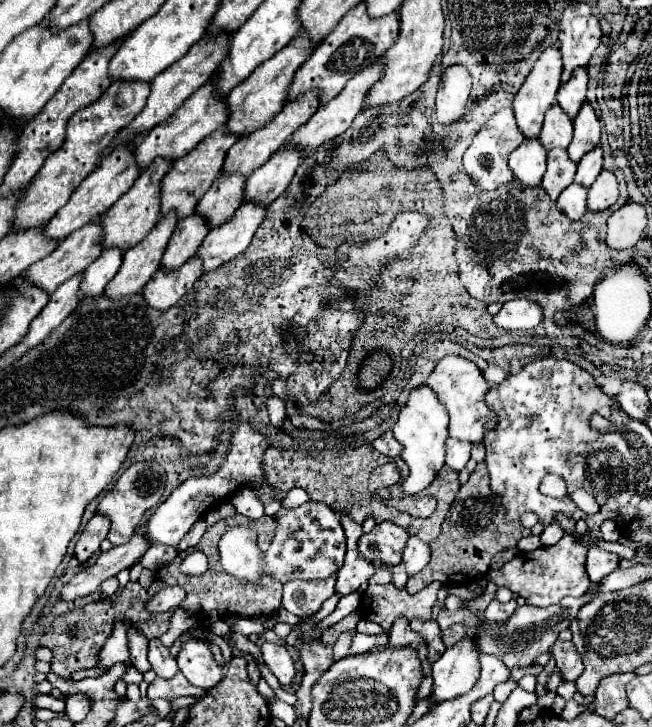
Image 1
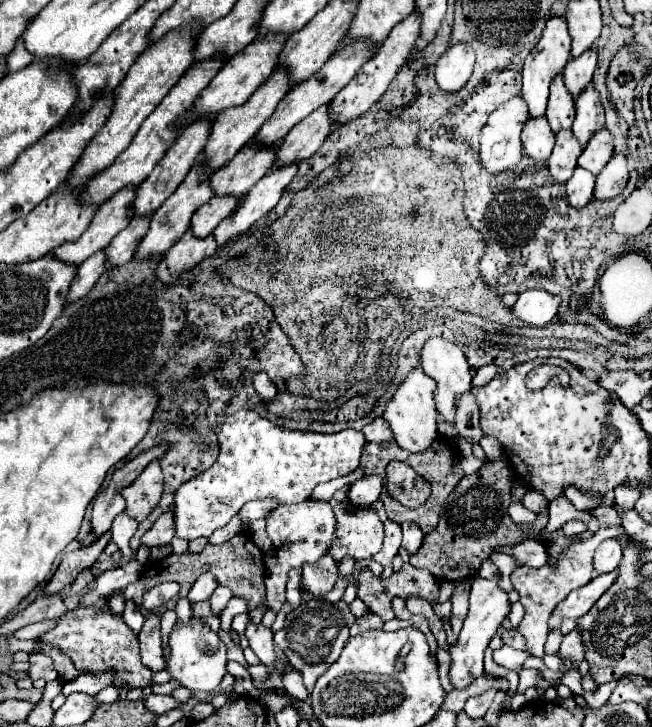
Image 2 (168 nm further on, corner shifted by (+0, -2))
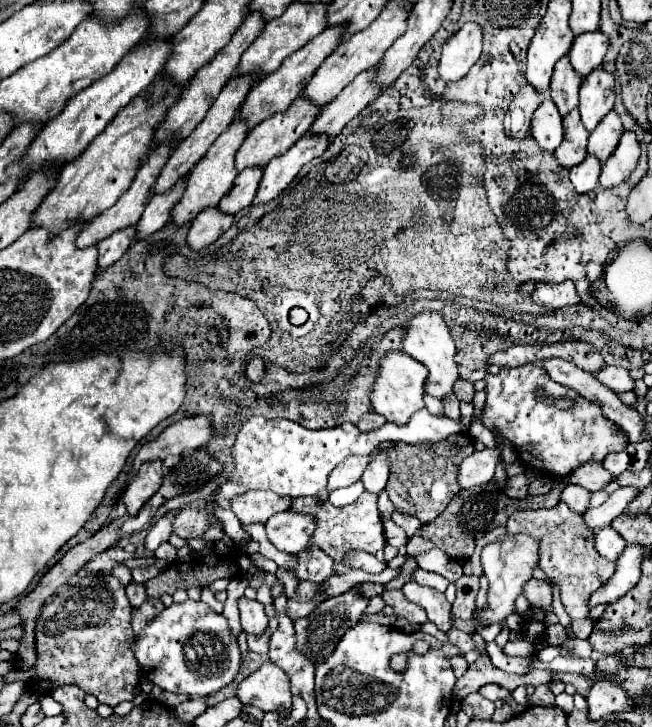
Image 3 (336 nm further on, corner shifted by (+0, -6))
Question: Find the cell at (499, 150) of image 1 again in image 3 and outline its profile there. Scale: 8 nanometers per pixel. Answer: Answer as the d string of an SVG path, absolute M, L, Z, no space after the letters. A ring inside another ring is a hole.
M526 85L516 93L516 97L510 103L510 109L504 117L504 129L512 139L520 141L524 135L528 135L532 113L538 109L540 101L542 101L540 93L536 93L536 89L532 89L532 85Z

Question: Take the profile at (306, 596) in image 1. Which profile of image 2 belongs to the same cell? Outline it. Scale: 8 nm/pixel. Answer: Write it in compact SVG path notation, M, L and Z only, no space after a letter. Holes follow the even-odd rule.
M324 555L318 563L304 565L300 577L300 589L318 599L334 589L336 579L338 579L336 561L330 555Z

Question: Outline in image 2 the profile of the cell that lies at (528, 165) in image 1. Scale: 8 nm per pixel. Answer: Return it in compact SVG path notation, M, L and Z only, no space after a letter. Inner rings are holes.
M546 117L528 119L522 131L522 153L534 161L546 161L554 147L554 133Z

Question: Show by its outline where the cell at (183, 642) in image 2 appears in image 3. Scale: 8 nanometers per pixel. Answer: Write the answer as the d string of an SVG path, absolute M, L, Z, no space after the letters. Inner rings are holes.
M192 599L164 607L164 611L148 621L142 633L134 637L132 651L150 683L170 693L188 695L190 699L220 691L236 679L242 665L238 639L232 635L228 621L206 603Z

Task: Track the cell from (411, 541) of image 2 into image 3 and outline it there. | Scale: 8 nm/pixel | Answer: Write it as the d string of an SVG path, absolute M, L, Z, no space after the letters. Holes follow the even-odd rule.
M394 511L394 513L392 513L392 521L394 521L396 525L400 525L400 527L406 531L408 537L412 537L412 535L420 529L420 521L416 521L416 517L404 515L404 513L400 513L400 511Z

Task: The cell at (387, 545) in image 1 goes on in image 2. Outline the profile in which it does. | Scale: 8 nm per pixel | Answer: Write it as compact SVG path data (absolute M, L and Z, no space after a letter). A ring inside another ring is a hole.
M338 503L334 507L336 515L336 543L330 555L340 561L342 555L354 559L370 559L382 549L384 525L370 507L360 507L356 513L342 513L344 507Z

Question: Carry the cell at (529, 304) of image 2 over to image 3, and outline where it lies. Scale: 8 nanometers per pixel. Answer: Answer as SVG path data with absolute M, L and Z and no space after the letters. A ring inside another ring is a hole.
M564 281L564 283L556 283L556 285L538 283L534 293L532 293L532 299L534 299L534 303L544 305L552 311L560 309L560 307L566 307L566 305L580 303L580 297L578 297L572 281Z

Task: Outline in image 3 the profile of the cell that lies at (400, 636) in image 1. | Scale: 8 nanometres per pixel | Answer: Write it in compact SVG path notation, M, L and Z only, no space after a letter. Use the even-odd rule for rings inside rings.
M394 589L394 591L384 591L382 599L386 601L386 605L390 605L394 609L396 615L408 619L410 623L426 623L426 613L422 607L410 603L402 591Z

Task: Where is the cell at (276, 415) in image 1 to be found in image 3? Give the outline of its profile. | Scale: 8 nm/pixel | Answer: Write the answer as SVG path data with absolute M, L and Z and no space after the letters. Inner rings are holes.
M252 355L246 365L246 377L250 381L262 381L264 377L264 361L258 355Z

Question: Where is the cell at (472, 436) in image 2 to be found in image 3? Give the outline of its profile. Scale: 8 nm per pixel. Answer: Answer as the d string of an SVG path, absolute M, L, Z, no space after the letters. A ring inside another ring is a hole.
M458 379L456 385L454 385L454 393L458 395L458 399L468 401L468 399L474 397L474 383L470 383L466 379Z

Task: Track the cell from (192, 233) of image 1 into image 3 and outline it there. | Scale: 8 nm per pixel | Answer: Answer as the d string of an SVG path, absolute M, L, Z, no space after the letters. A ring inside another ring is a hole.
M244 169L238 173L230 193L226 193L220 201L220 211L222 213L238 213L240 209L248 207L252 203L252 197L256 195L256 185L260 185L264 169Z

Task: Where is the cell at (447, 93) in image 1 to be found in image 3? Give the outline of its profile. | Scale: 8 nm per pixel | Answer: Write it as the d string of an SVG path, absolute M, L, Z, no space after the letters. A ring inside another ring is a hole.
M464 23L458 33L442 45L438 73L444 81L462 79L482 53L482 27L478 23Z

